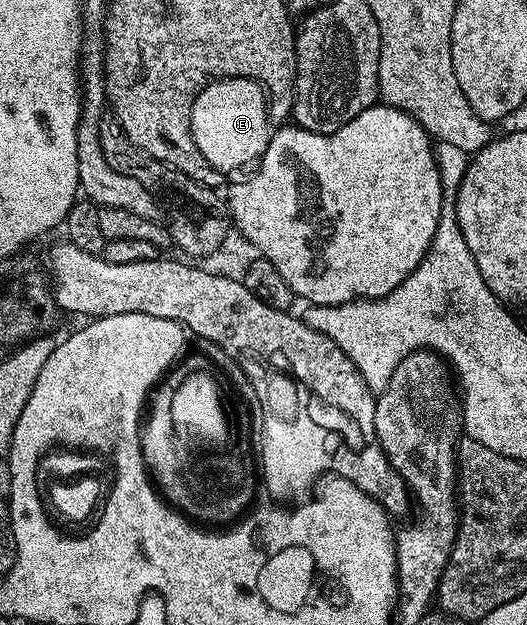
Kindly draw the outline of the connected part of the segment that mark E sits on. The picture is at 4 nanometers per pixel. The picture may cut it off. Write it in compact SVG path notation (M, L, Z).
M248 77L213 81L196 96L191 108L191 137L212 168L225 174L263 157L271 140L272 123L263 85Z

